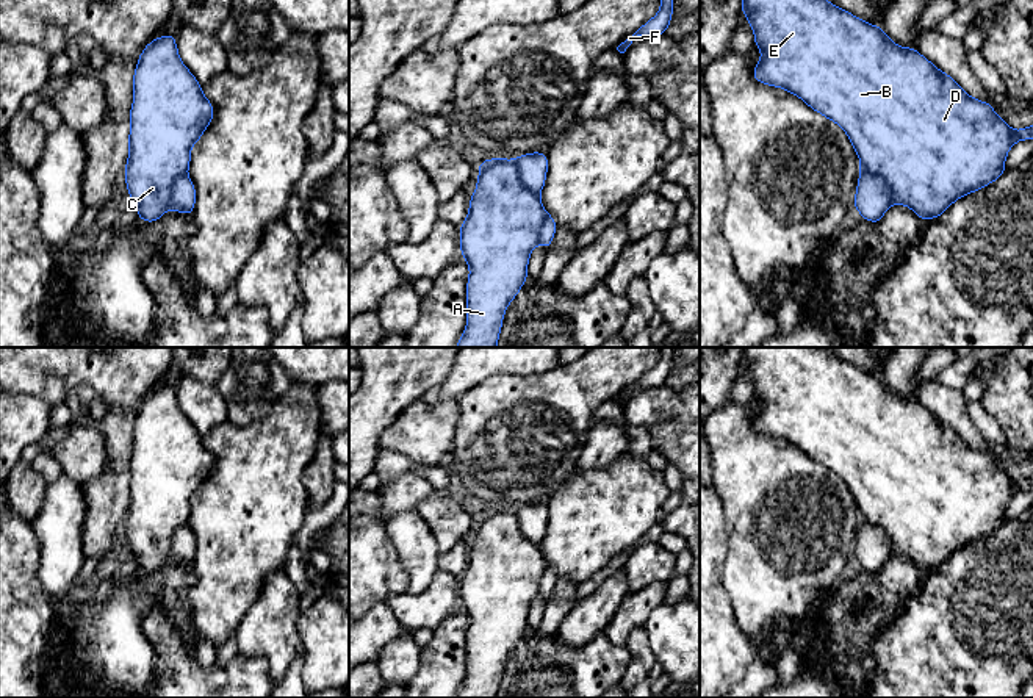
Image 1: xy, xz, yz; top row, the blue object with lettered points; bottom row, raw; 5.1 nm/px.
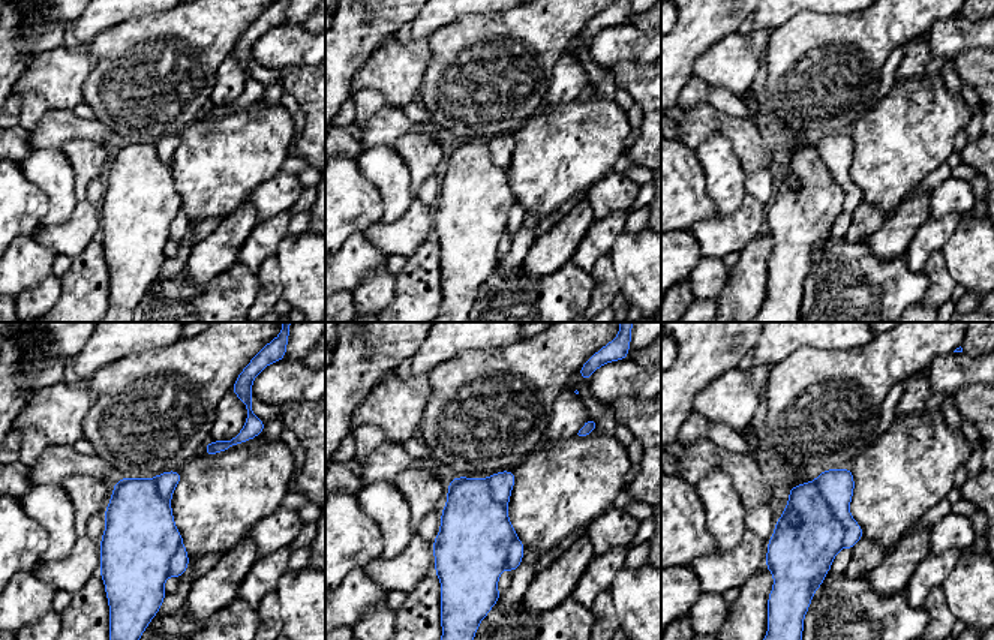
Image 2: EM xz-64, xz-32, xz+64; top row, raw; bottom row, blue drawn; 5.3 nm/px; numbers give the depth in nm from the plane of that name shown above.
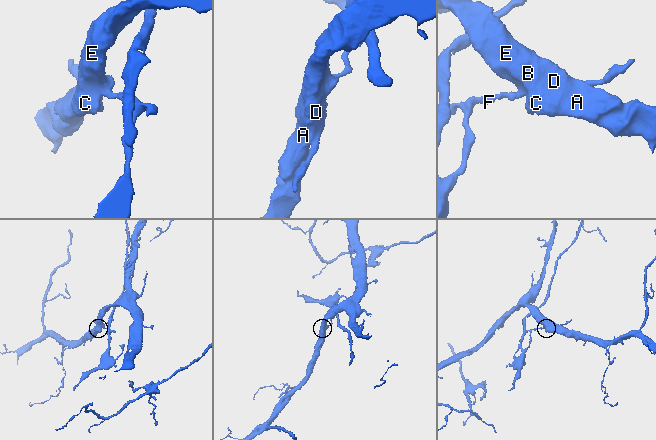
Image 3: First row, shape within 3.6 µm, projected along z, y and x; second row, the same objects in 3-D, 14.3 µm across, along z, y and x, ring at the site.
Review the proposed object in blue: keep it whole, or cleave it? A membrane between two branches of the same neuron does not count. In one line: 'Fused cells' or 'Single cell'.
Fused cells

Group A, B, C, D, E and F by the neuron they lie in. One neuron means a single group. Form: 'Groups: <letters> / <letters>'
Groups: A B C D E / F

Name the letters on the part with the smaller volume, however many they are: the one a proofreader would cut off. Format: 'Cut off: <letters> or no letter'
Cut off: F

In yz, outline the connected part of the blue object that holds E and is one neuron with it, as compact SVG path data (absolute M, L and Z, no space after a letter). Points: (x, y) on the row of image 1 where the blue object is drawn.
M742 0L740 14L747 16L754 47L762 52L753 67L753 80L797 95L811 110L837 124L848 136L859 164L886 182L892 205L908 207L927 222L1006 172L1006 155L1020 141L1016 130L989 102L969 95L953 77L914 47L898 47L880 25L872 25L830 0Z

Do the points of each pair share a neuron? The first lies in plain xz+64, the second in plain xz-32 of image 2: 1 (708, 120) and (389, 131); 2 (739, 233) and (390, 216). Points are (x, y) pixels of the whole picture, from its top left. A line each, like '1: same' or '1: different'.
1: same
2: different

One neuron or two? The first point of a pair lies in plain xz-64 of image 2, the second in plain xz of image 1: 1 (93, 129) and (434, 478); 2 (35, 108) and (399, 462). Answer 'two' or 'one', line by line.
1: two
2: one

